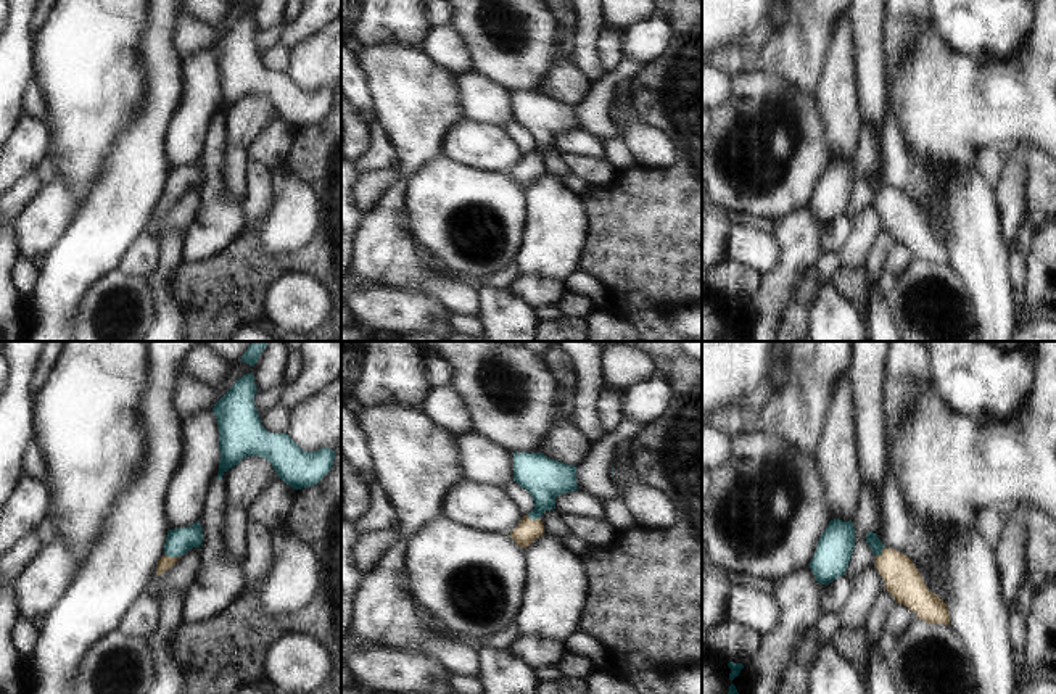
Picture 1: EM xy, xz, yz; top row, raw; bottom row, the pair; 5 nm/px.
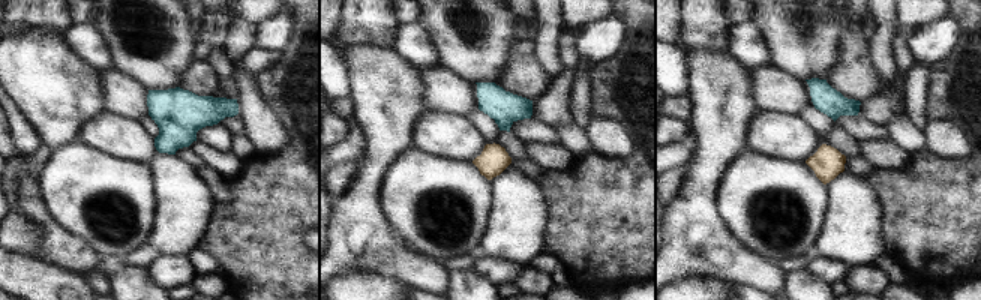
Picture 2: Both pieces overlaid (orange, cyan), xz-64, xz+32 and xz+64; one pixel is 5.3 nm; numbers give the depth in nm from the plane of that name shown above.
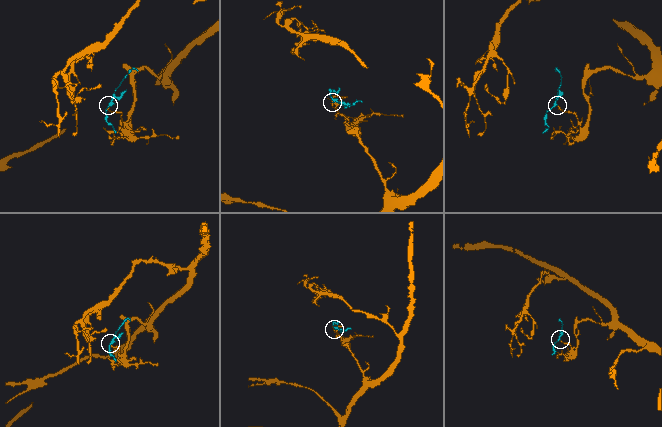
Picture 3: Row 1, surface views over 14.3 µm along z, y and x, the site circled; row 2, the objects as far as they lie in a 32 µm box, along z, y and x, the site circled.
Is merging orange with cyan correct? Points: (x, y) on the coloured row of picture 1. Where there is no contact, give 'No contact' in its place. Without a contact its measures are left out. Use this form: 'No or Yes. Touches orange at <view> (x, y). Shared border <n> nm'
Yes. Touches orange at xy (171, 557). Shared border 70 nm.

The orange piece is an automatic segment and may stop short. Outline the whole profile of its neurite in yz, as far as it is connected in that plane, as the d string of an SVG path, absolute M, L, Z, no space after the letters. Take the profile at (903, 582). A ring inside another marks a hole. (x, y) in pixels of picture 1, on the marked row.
M876 533L866 535L866 543L876 556L876 568L885 580L885 589L897 604L906 605L919 620L950 625L947 604L927 589L921 573L908 556L887 549Z

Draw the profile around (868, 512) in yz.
M869 481L860 490L860 499L852 518L855 528L855 547L845 575L855 578L864 567L876 564L876 556L866 543L866 535L882 518L882 486Z

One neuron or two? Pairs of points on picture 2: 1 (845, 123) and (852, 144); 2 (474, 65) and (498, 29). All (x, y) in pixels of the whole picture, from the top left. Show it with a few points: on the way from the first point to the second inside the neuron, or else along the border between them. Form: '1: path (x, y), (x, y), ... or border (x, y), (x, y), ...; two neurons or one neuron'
1: border (836, 125), (858, 141); two neurons
2: path (480, 56), (489, 38); one neuron

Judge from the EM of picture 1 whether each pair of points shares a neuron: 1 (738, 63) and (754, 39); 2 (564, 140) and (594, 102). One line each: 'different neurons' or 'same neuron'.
1: same neuron
2: different neurons

